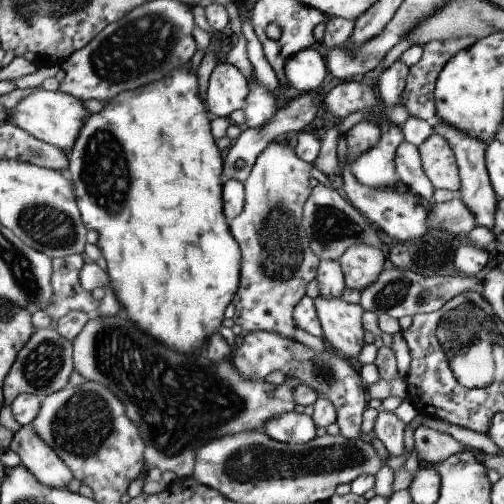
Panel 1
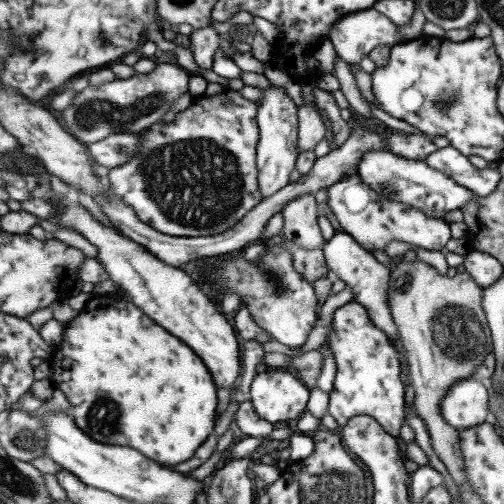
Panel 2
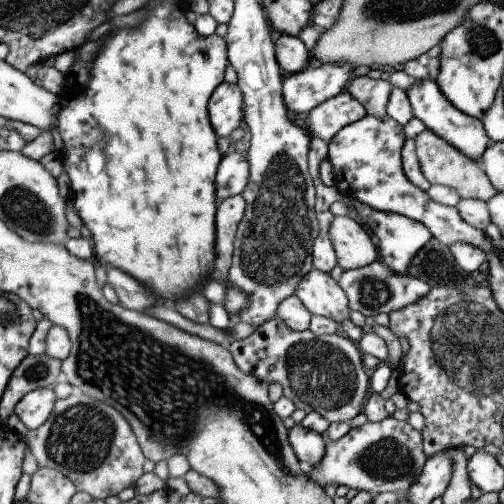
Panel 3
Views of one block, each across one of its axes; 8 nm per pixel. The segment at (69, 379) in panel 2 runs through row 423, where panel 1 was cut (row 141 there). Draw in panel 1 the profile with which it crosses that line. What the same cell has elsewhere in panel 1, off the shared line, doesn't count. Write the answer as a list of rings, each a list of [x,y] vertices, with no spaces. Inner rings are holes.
[[[183,64],[173,70],[171,76],[165,76],[151,86],[141,86],[141,90],[125,90],[121,92],[113,102],[105,104],[101,112],[87,118],[83,124],[83,130],[79,134],[79,142],[75,142],[73,152],[69,152],[69,172],[71,180],[75,184],[75,196],[79,198],[79,210],[83,212],[83,224],[87,230],[97,232],[97,248],[103,252],[103,258],[107,258],[107,272],[111,276],[111,286],[115,294],[119,296],[121,304],[129,310],[127,318],[133,318],[143,326],[145,332],[149,332],[153,338],[163,340],[169,348],[175,348],[177,352],[197,352],[205,346],[205,340],[223,328],[223,320],[233,312],[233,298],[239,290],[241,280],[241,250],[239,242],[235,242],[229,224],[223,214],[223,168],[225,168],[225,152],[219,150],[215,142],[213,132],[213,116],[207,108],[207,100],[201,100],[199,90],[199,78],[197,70],[191,68],[191,64]]]

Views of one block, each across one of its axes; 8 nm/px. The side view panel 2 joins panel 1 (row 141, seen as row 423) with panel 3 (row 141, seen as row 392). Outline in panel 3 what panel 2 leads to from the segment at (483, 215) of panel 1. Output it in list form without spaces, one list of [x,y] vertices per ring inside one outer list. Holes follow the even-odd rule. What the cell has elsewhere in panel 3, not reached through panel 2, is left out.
[[[431,78],[427,80],[417,80],[413,82],[407,90],[407,96],[409,96],[409,102],[411,106],[415,108],[415,116],[431,130],[435,132],[435,136],[447,140],[447,144],[451,144],[453,148],[459,148],[459,152],[463,152],[467,158],[473,158],[475,162],[481,162],[481,156],[487,148],[487,136],[483,132],[483,126],[477,118],[471,118],[459,110],[455,110],[449,102],[447,102],[447,96],[443,96],[443,92],[439,92],[439,84],[435,84]]]

